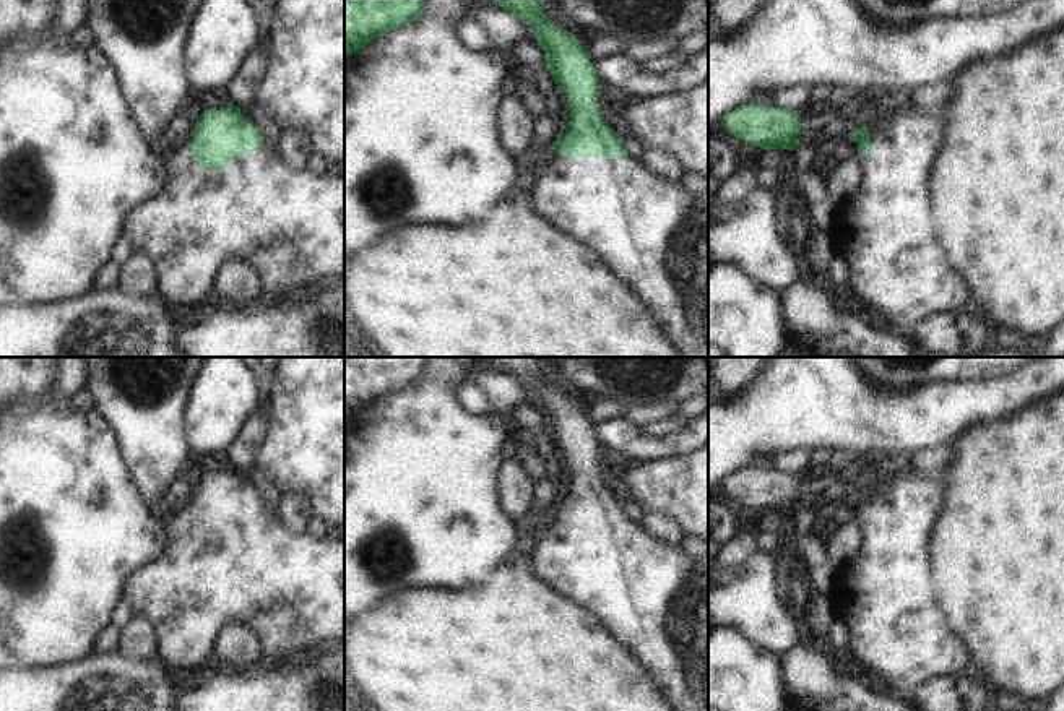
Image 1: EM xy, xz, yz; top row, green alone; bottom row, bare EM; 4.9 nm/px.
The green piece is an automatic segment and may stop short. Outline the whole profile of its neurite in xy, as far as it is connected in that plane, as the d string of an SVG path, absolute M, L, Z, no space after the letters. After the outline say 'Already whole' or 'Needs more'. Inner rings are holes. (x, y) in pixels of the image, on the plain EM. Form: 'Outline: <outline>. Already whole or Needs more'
Outline: M227 466L205 474L190 500L164 523L177 531L154 560L128 576L123 599L135 615L153 623L158 657L169 674L201 664L226 622L247 625L260 636L263 662L291 662L344 641L344 536L314 539L289 532L278 523L275 510L263 505L255 480Z. Needs more

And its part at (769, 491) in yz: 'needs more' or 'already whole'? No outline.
already whole

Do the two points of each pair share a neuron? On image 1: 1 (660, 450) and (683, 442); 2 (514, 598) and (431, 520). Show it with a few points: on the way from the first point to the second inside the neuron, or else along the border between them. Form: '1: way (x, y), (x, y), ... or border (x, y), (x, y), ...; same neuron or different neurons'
1: way (665, 447), (678, 445); same neuron
2: border (502, 564), (483, 581), (455, 590); different neurons

